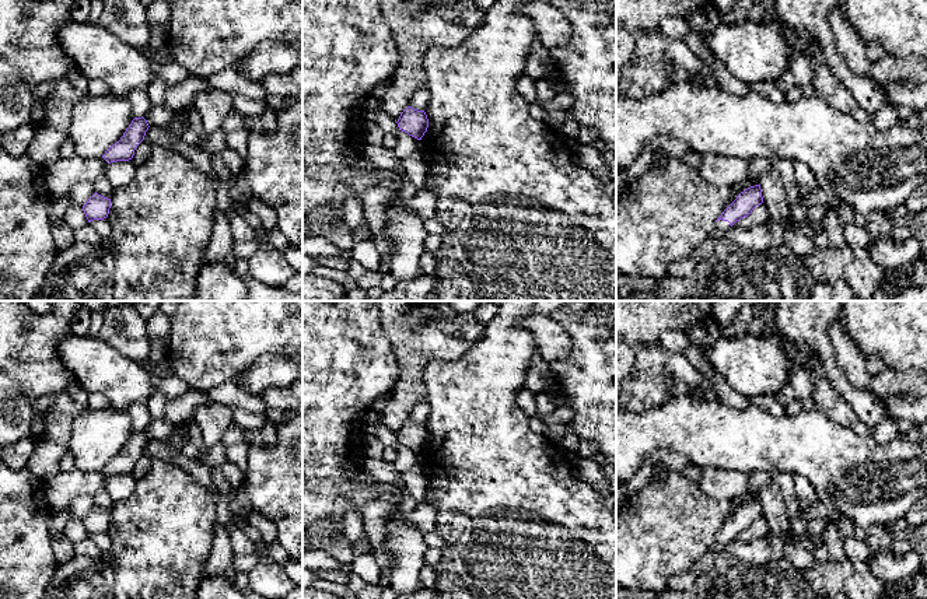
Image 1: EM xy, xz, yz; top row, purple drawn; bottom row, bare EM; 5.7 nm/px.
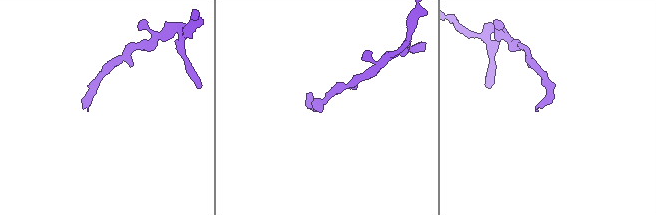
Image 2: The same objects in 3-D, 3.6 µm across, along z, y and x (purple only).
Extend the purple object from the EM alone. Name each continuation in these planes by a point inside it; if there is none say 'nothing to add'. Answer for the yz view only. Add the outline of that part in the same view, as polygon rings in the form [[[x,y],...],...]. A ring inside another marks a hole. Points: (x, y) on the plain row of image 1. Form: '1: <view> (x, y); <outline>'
1: yz (730, 577); [[[718,533],[714,539],[716,560],[713,567],[700,577],[696,577],[693,586],[685,592],[667,589],[664,592],[625,589],[616,586],[616,599],[815,599],[816,595],[802,577],[802,571],[795,568],[787,558],[774,558],[767,564],[758,565],[741,560],[725,551],[725,544],[731,542],[728,535]]]

